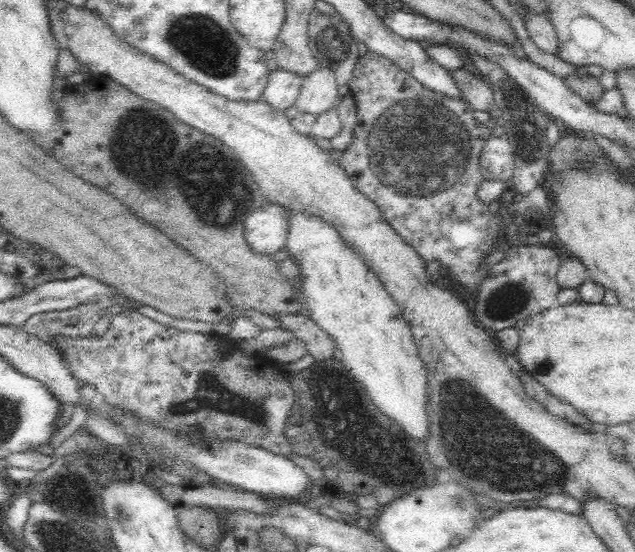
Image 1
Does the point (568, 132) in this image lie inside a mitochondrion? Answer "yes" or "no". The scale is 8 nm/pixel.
no

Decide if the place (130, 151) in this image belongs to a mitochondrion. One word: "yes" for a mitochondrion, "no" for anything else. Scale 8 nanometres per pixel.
yes

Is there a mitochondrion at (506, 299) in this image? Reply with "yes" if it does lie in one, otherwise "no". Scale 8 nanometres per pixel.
yes

